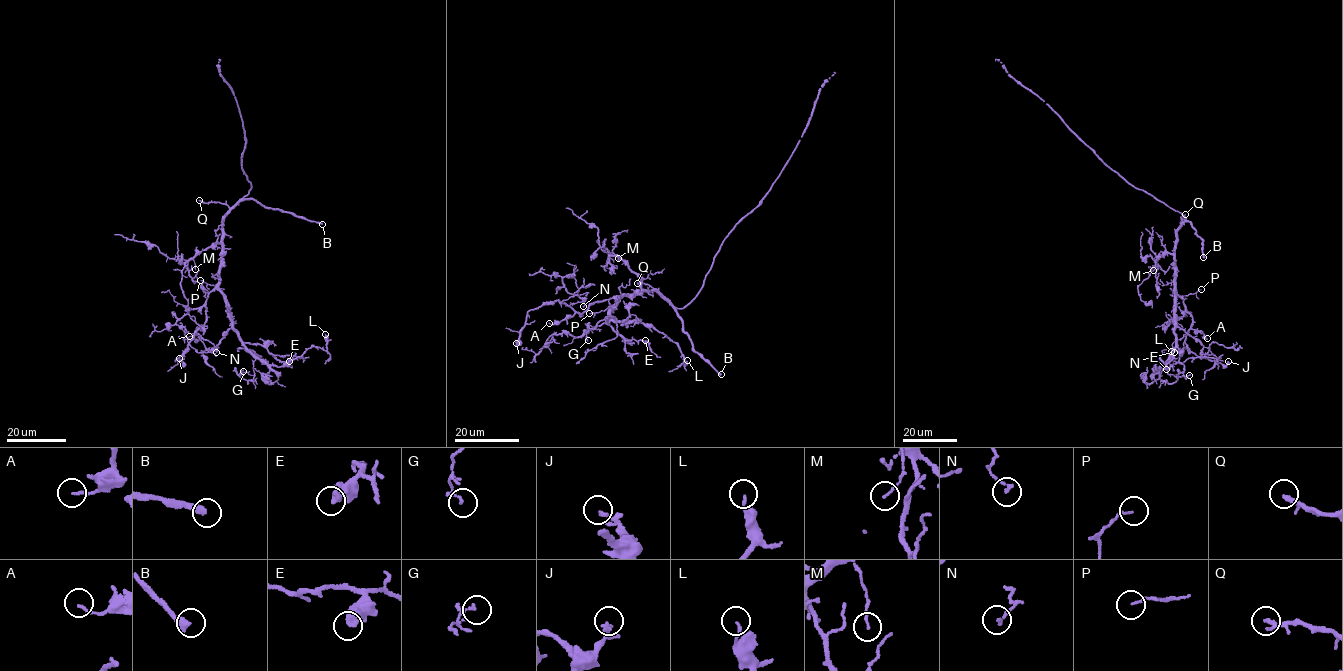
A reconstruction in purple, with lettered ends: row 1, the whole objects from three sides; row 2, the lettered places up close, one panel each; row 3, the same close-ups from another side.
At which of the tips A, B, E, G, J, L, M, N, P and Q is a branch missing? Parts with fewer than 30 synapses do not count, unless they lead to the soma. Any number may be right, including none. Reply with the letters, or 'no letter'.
B, Q

